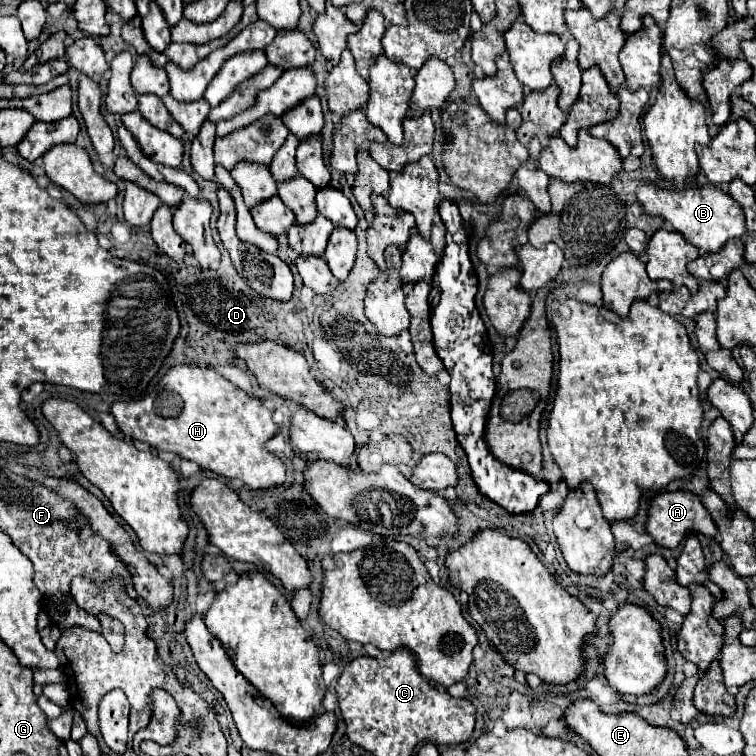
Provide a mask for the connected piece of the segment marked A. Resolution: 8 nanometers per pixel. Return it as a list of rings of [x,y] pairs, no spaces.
[[[667,491],[653,499],[653,507],[651,507],[649,519],[647,519],[647,531],[659,545],[675,549],[685,539],[685,535],[701,533],[701,535],[713,539],[717,535],[717,525],[711,519],[709,511],[703,507],[699,495],[689,493],[689,491]]]

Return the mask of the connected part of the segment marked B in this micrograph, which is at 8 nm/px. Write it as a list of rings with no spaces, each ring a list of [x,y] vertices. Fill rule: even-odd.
[[[639,185],[637,199],[651,215],[661,215],[667,223],[675,227],[691,245],[701,249],[701,253],[719,253],[729,239],[743,237],[747,233],[745,215],[739,203],[729,197],[719,187],[699,185],[689,191],[659,191],[653,185]]]

